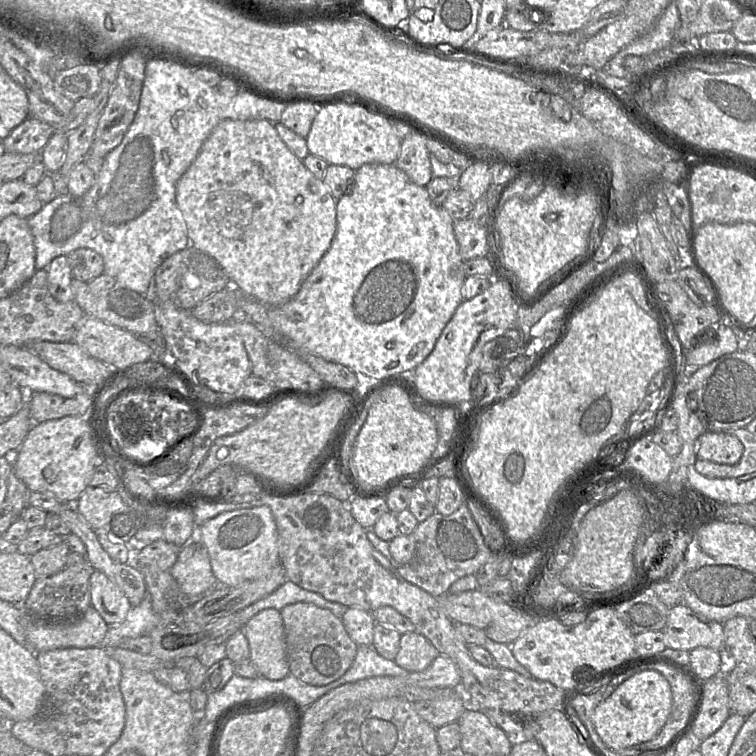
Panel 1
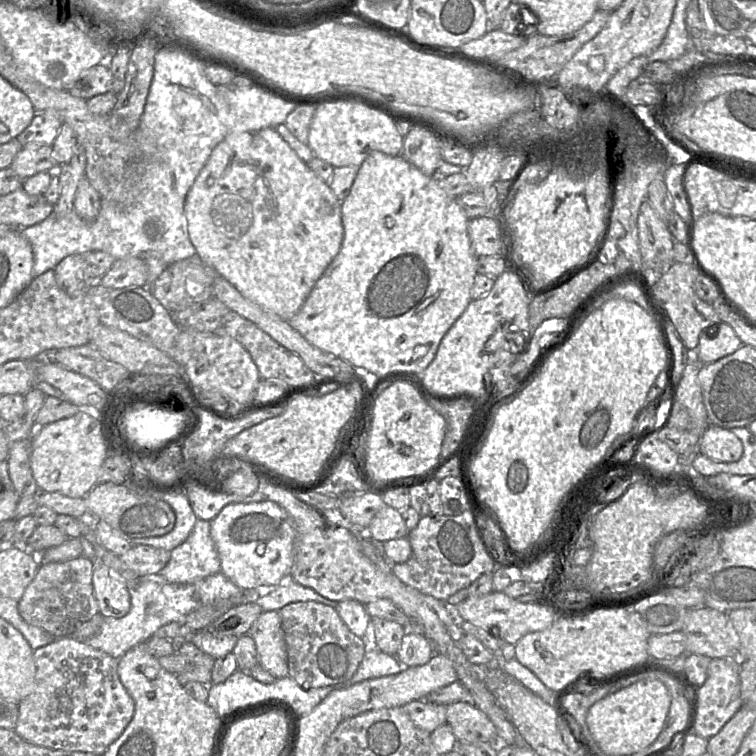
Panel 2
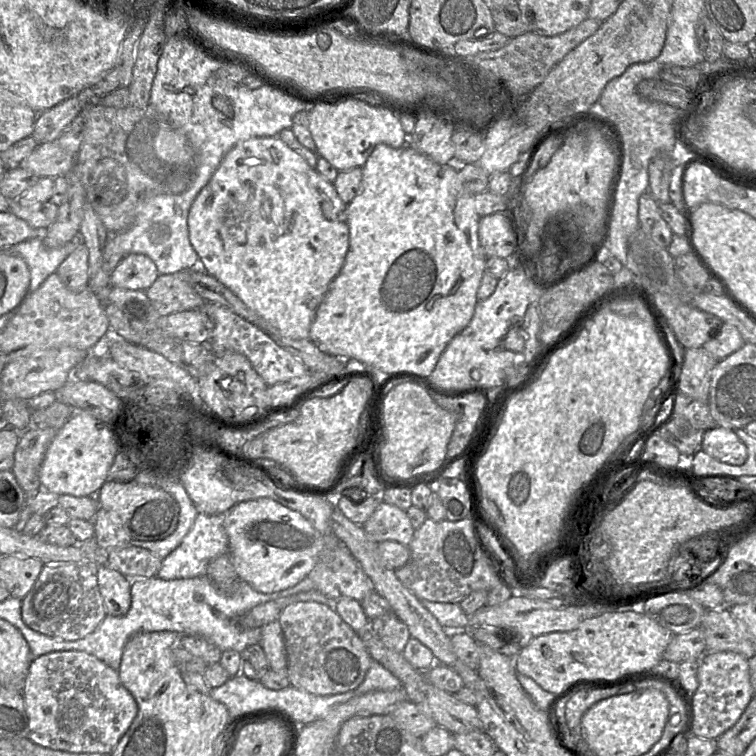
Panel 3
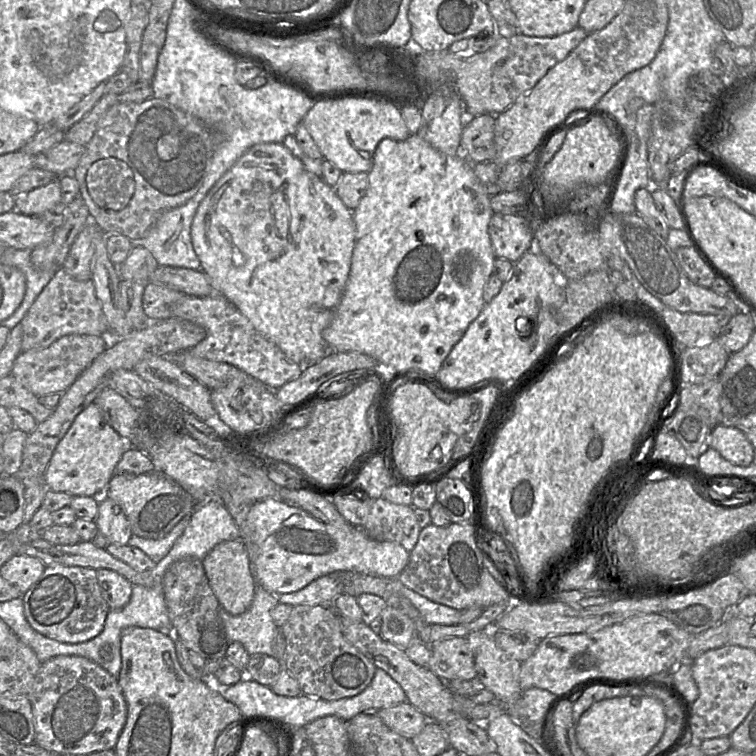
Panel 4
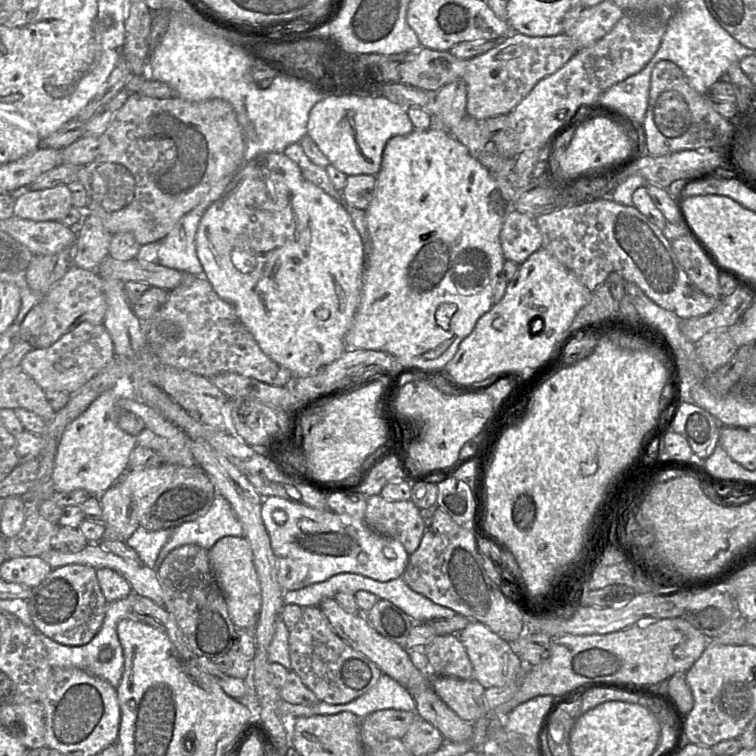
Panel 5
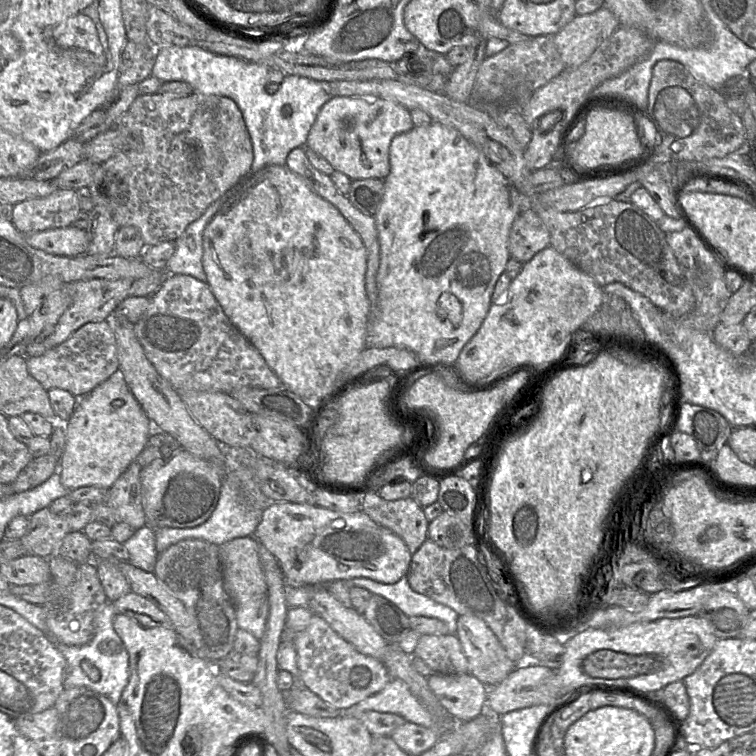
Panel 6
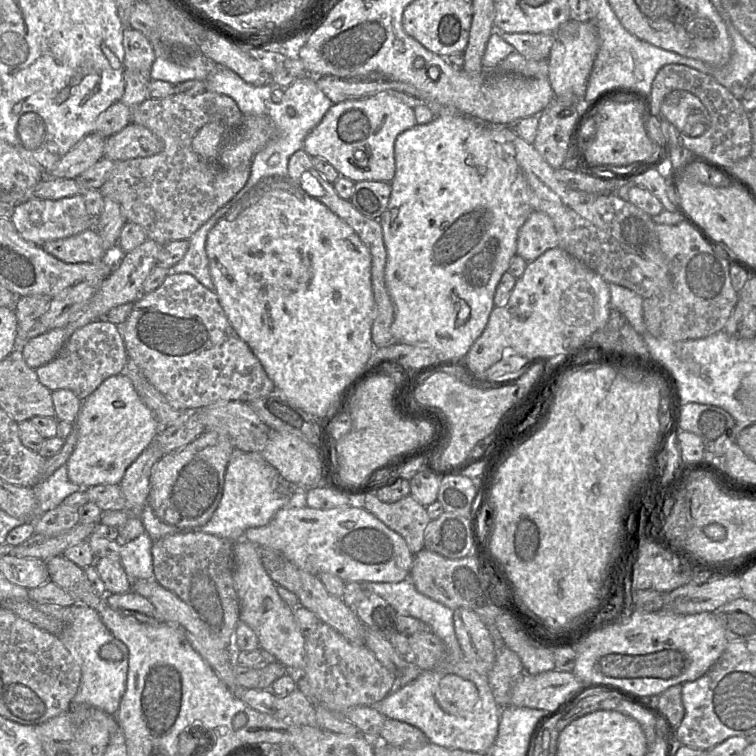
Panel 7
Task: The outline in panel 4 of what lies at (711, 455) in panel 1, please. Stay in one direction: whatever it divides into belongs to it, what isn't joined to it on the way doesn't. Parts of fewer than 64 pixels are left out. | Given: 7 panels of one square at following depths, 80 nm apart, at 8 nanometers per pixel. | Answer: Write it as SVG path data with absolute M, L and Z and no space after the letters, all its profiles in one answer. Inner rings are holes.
M731 425L713 427L709 433L709 447L741 467L749 466L754 458L754 448L745 433Z

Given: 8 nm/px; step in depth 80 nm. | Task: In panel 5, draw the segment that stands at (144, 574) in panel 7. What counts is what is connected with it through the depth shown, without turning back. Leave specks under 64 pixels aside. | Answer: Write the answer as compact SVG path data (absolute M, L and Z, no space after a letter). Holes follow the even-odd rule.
M140 526L125 543L137 552L142 565L153 569L159 552L171 536L171 531L172 529L148 531Z

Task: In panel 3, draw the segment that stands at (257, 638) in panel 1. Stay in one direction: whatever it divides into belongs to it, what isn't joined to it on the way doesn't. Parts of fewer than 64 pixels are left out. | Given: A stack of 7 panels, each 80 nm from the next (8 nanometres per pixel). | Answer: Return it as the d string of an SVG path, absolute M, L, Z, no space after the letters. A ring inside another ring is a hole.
M279 620L261 627L260 646L266 655L270 669L274 671L287 670L286 646Z

